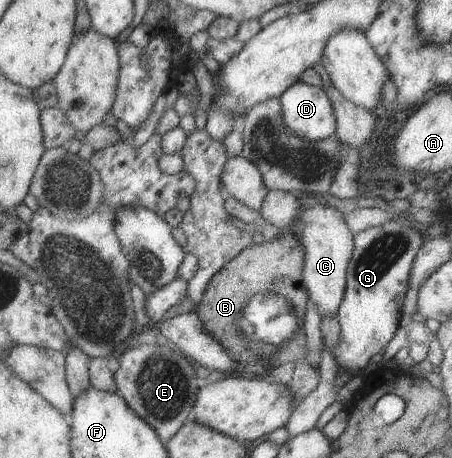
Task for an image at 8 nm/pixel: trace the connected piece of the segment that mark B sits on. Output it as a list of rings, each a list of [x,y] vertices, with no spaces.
[[[282,231],[276,241],[252,243],[250,247],[242,249],[207,281],[195,307],[196,315],[203,328],[230,355],[230,359],[250,369],[240,371],[242,375],[258,377],[256,355],[244,347],[242,337],[244,341],[252,341],[251,349],[260,351],[263,347],[279,349],[286,339],[293,336],[286,348],[280,349],[282,363],[297,361],[307,354],[303,318],[309,297],[301,280],[302,266],[302,246],[289,231]]]

